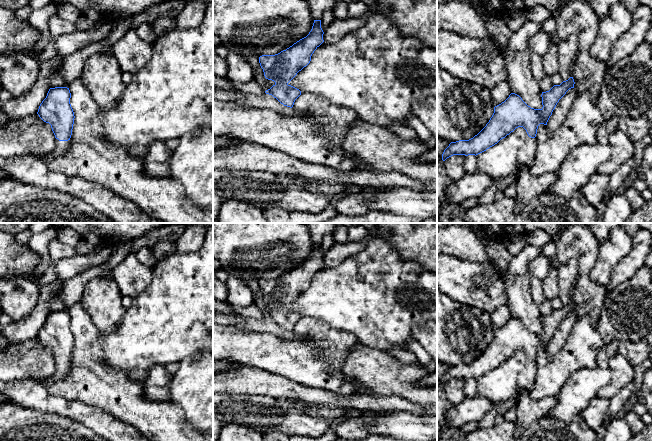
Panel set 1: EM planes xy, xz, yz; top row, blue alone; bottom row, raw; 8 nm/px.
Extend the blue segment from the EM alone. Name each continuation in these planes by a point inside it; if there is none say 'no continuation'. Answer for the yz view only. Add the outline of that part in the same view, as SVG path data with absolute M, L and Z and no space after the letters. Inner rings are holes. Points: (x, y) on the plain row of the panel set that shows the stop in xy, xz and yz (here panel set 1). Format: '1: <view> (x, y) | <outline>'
1: yz (526, 378) | M528 361L525 369L518 376L517 388L519 392L521 390L531 392L533 390L536 370L536 363Z

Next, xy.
1: xy (61, 370) | M56 363L55 373L53 374L53 378L55 380L61 380L65 375L70 373L72 366L68 365L59 365Z

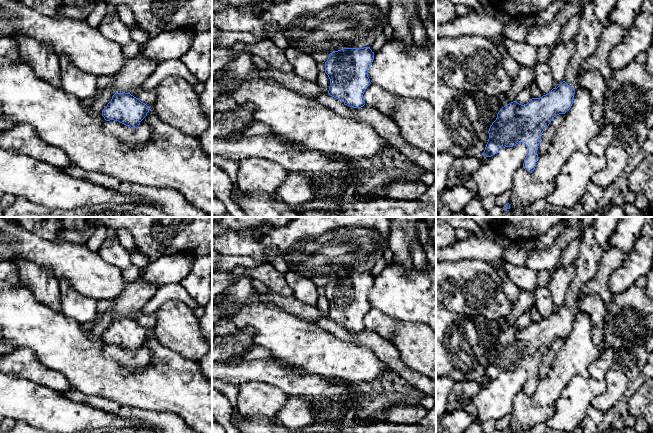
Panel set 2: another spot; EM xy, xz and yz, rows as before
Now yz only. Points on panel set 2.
1: yz (590, 252) | M592 225L587 226L583 233L578 255L573 263L576 268L576 275L569 286L565 300L565 306L574 314L578 311L580 290L582 286L592 280L597 273L598 264L603 252L604 249L597 243L594 237Z

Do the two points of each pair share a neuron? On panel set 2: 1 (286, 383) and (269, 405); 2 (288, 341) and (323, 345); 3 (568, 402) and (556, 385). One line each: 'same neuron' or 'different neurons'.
1: different neurons
2: same neuron
3: different neurons

